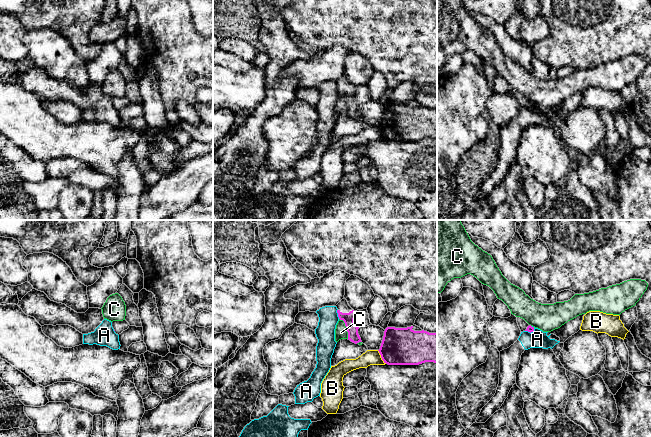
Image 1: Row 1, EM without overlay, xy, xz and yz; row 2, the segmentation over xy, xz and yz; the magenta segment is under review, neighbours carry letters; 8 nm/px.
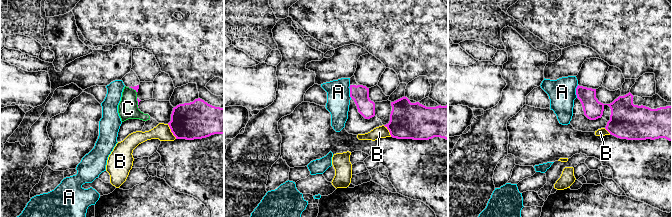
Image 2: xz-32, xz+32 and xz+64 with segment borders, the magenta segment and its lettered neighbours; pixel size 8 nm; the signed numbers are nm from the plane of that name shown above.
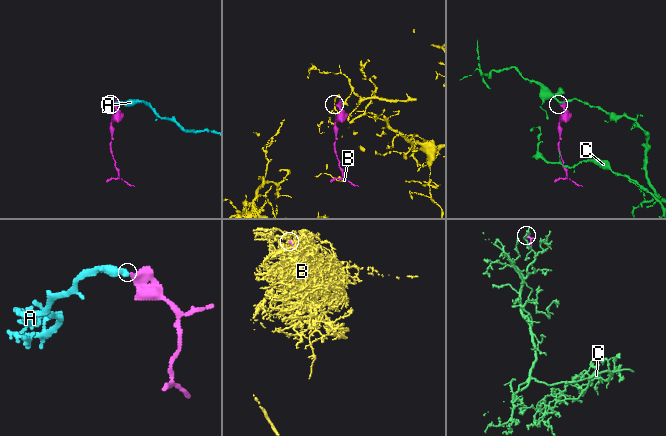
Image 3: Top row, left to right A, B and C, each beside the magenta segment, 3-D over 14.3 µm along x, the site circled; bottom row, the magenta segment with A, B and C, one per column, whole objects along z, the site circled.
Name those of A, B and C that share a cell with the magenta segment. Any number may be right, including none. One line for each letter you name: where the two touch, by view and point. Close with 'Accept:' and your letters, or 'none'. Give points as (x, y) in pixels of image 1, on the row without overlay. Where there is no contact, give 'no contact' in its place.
Accept: none

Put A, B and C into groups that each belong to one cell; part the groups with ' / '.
A / B / C

